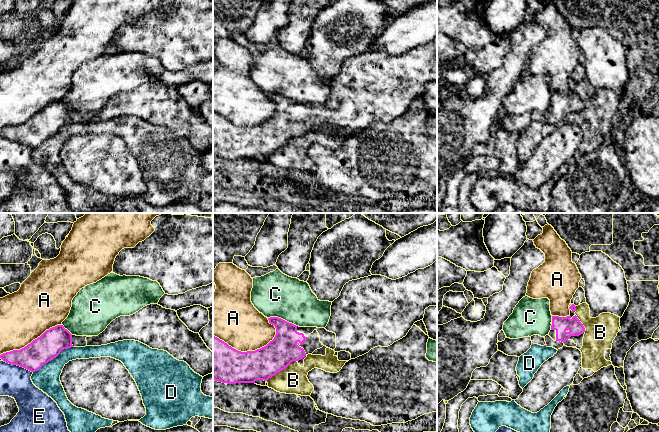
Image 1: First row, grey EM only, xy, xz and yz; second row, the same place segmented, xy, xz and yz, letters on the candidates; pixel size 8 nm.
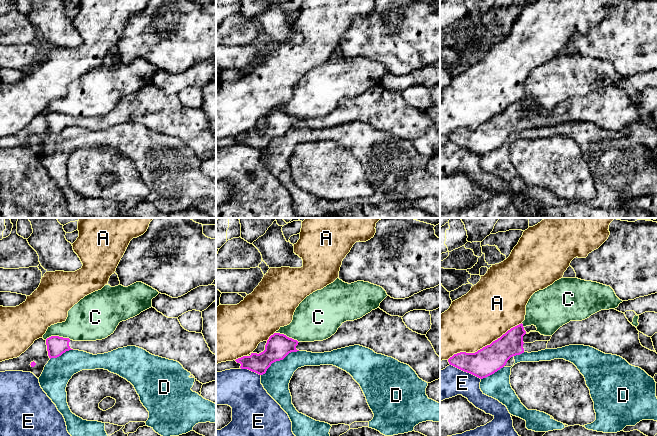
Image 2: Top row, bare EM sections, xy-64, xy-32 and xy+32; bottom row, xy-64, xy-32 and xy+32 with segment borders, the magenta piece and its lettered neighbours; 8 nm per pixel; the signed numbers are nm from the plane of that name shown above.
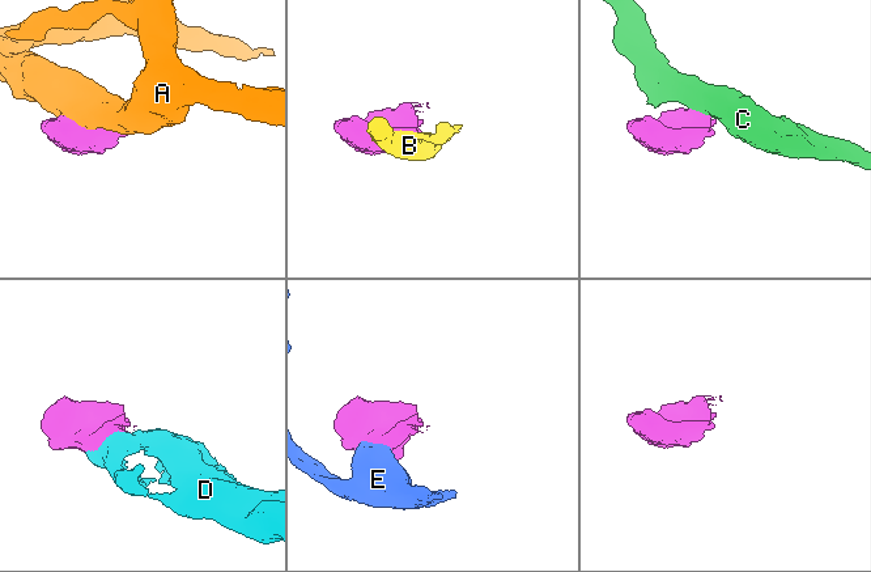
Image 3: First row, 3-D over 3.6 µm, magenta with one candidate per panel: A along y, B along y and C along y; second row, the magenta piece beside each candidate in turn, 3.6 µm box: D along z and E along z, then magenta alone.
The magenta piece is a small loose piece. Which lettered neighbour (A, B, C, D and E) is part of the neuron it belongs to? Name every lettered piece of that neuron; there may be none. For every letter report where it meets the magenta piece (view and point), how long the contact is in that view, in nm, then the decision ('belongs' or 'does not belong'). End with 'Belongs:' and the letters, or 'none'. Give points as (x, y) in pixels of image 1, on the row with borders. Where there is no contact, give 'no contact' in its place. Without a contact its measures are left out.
A: xz (248, 351) | 500 nm | does not belong
B: xz (281, 370) | 300 nm | does not belong
C: xz (282, 319) | 240 nm | does not belong
D: xy (52, 359) | 380 nm | does not belong
E: xy (18, 365) | 260 nm | does not belong
Belongs: none

